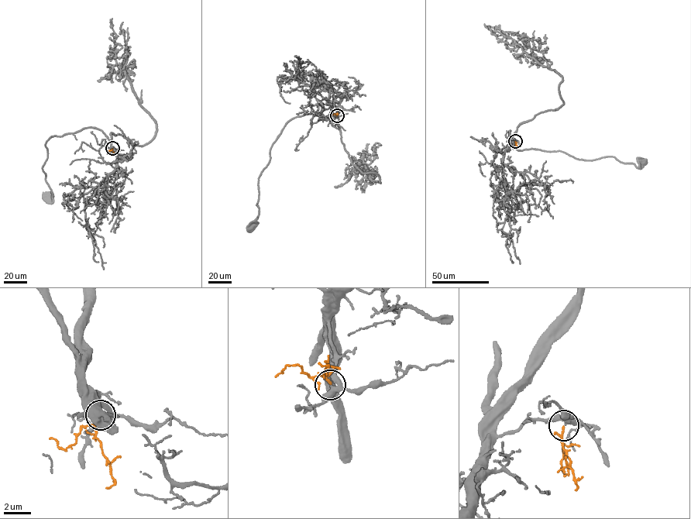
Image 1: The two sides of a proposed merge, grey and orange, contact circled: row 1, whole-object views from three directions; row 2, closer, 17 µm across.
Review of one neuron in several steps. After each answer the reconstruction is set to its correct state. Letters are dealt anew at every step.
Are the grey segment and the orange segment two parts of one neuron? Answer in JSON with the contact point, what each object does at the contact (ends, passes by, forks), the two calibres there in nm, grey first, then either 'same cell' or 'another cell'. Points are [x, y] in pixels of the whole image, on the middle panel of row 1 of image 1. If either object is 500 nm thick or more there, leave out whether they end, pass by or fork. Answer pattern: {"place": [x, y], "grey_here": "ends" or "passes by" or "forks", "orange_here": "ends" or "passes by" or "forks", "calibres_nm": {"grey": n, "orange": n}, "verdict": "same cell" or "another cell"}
{"place": [337, 115], "grey_here": "forks", "orange_here": "forks", "calibres_nm": {"grey": 320, "orange": 90}, "verdict": "same cell"}

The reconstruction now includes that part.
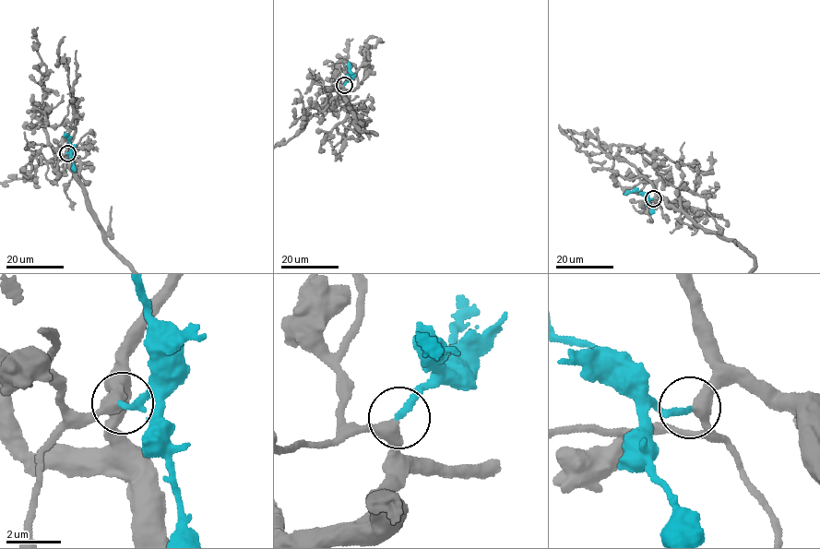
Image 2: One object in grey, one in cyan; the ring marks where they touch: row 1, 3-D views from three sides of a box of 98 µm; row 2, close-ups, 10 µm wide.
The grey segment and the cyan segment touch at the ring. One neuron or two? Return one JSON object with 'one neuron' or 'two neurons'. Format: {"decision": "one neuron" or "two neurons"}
{"decision": "one neuron"}

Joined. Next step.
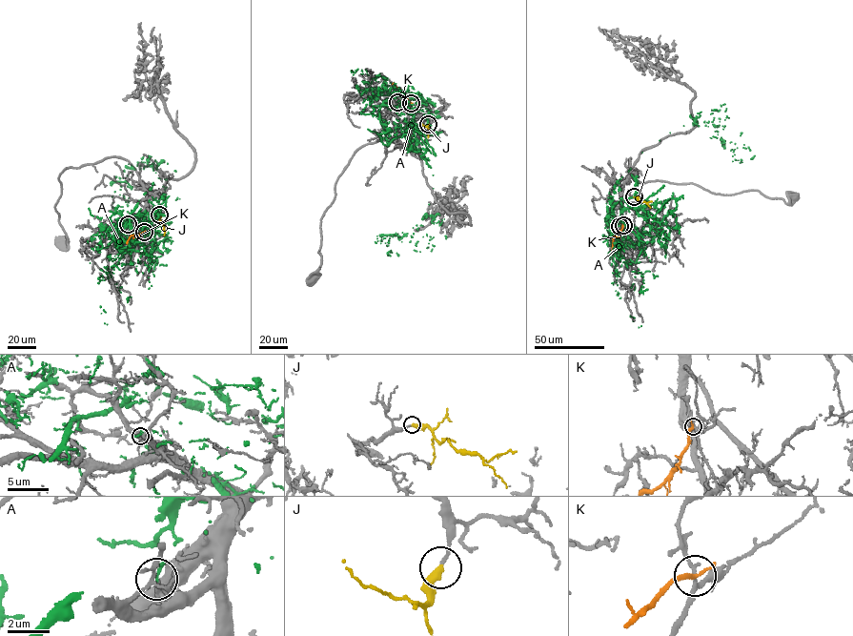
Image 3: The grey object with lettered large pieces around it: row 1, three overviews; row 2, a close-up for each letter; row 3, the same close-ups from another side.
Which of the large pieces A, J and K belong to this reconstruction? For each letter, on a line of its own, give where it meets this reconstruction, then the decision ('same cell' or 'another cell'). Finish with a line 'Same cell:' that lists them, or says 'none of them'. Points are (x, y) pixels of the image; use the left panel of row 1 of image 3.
A: contact (128, 224); another cell
J: contact (159, 215); same cell
K: contact (144, 232); another cell
Same cell: J

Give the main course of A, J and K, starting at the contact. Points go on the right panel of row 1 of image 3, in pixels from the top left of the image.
A: (619, 226), (639, 207), (669, 227), (664, 248), (613, 228), (616, 250), (632, 231), (650, 261)
J: (634, 196), (650, 208)
K: (623, 225), (613, 239), (612, 250)

